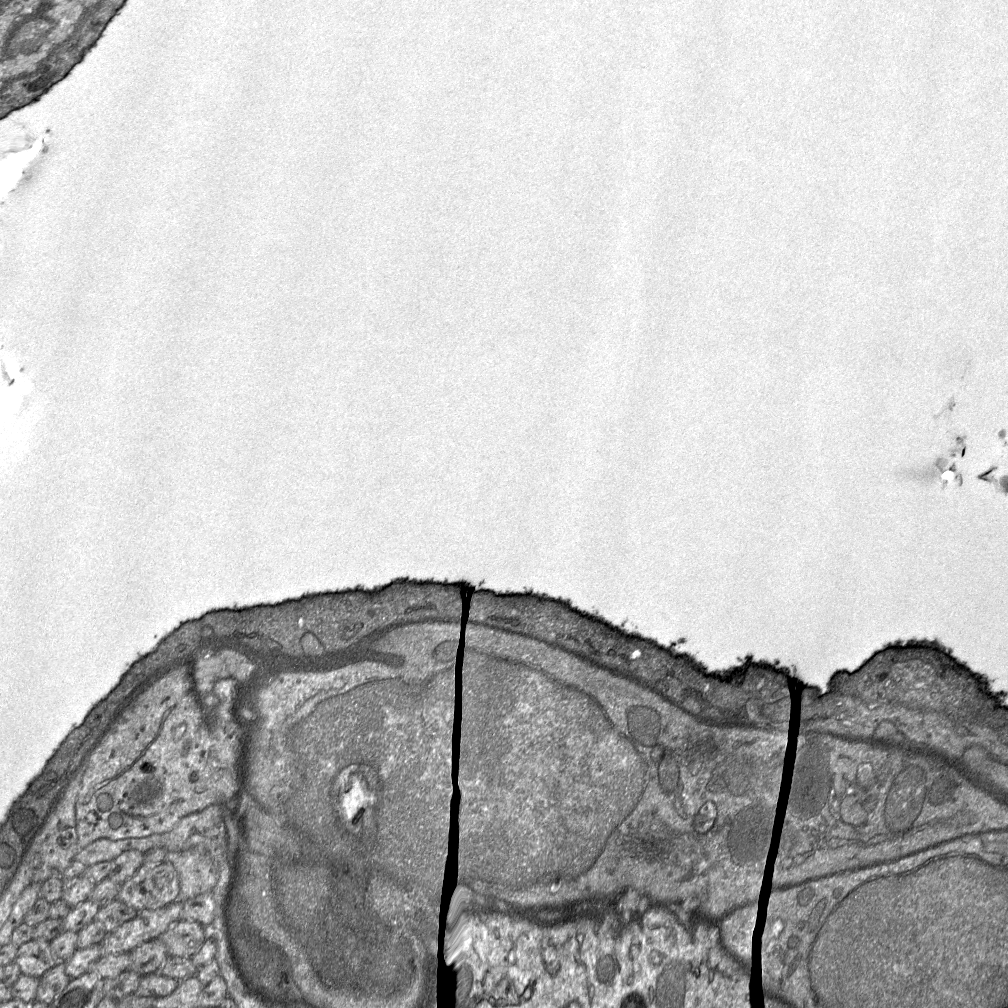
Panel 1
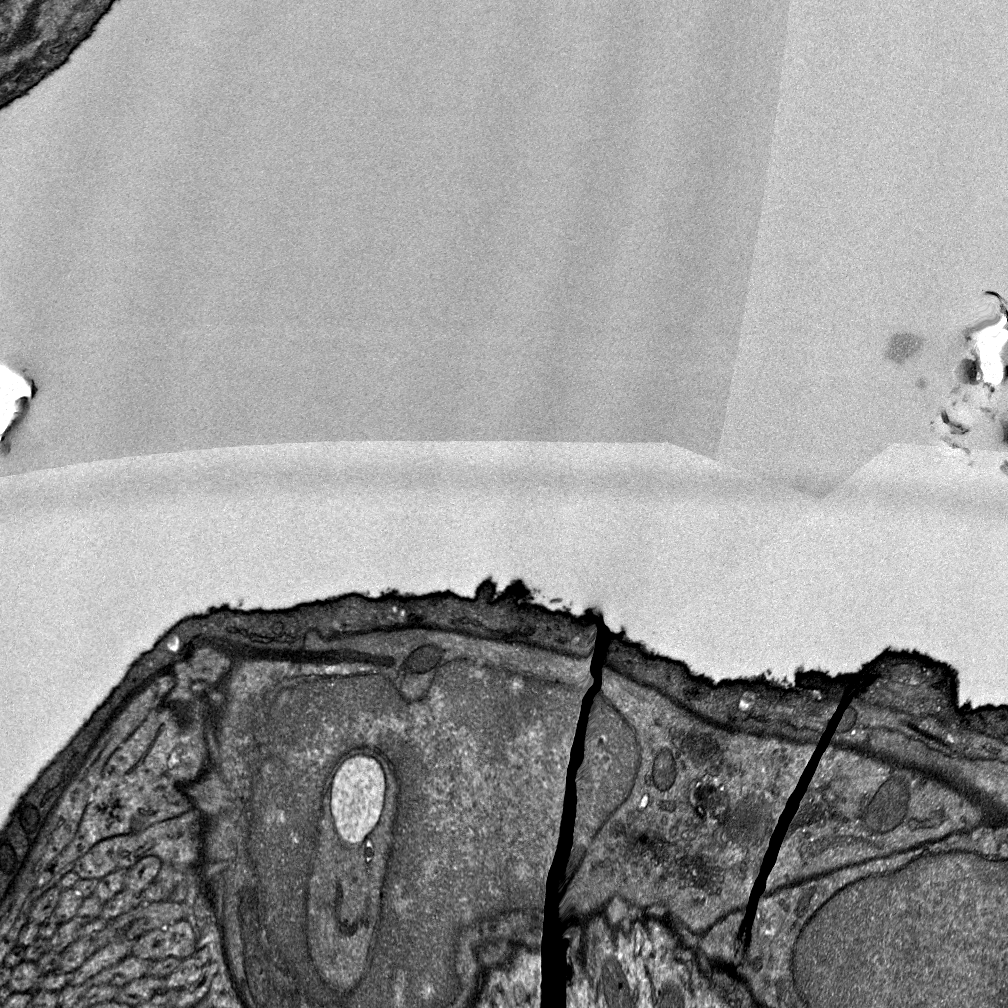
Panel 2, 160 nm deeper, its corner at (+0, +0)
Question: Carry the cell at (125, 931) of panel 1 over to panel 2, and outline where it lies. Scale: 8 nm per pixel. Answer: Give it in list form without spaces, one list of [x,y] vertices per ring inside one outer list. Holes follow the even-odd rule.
[[[133,942],[112,943],[95,952],[85,963],[72,973],[69,985],[79,986],[101,971],[121,962],[130,955]]]

